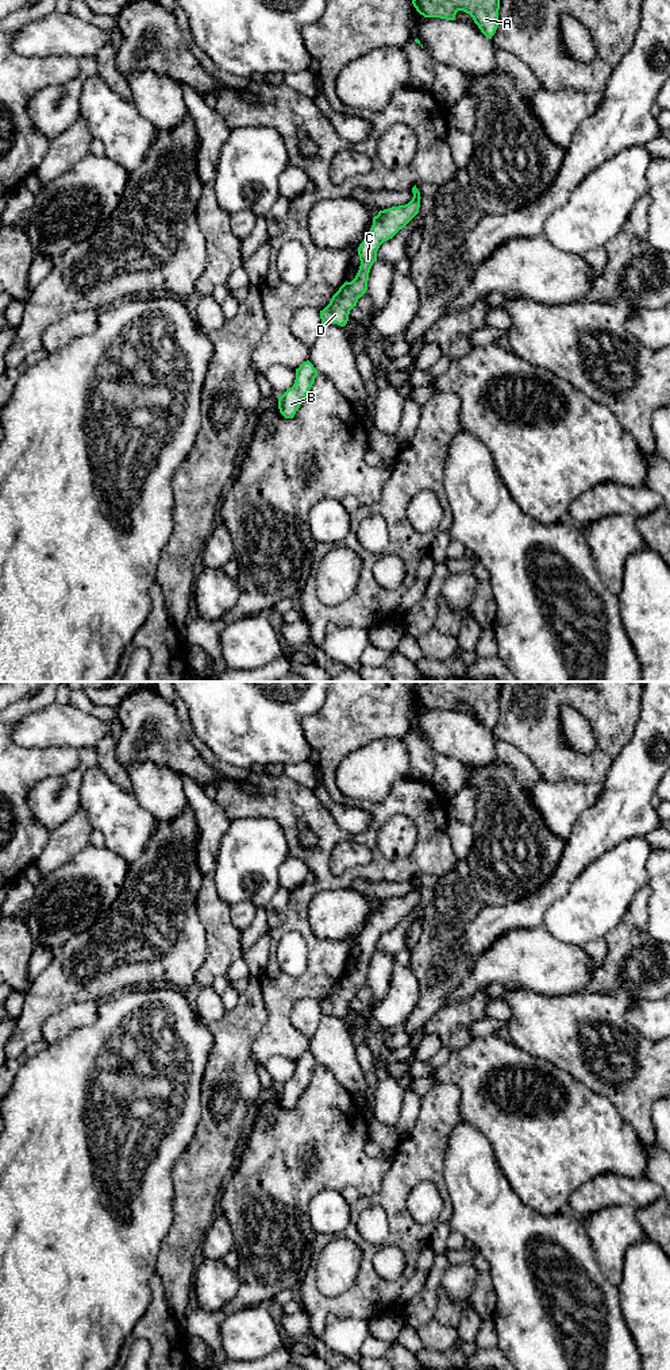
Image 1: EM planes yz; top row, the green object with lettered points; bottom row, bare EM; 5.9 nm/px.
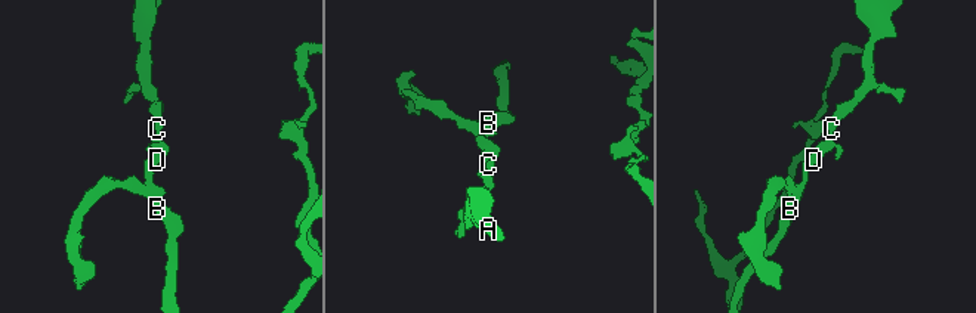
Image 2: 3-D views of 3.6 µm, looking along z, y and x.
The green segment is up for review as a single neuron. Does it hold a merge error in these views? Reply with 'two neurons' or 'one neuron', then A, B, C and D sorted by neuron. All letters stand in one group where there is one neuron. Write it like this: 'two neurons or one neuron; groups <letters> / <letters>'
one neuron; groups A B C D

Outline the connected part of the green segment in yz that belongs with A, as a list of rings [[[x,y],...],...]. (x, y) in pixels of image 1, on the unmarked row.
[[[415,682],[412,691],[424,709],[455,711],[458,702],[469,705],[481,723],[492,730],[498,718],[502,682]]]

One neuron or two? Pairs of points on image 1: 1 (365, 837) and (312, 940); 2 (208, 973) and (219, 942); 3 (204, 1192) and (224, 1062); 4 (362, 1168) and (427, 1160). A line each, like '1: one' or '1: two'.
1: one
2: one
3: one
4: two

